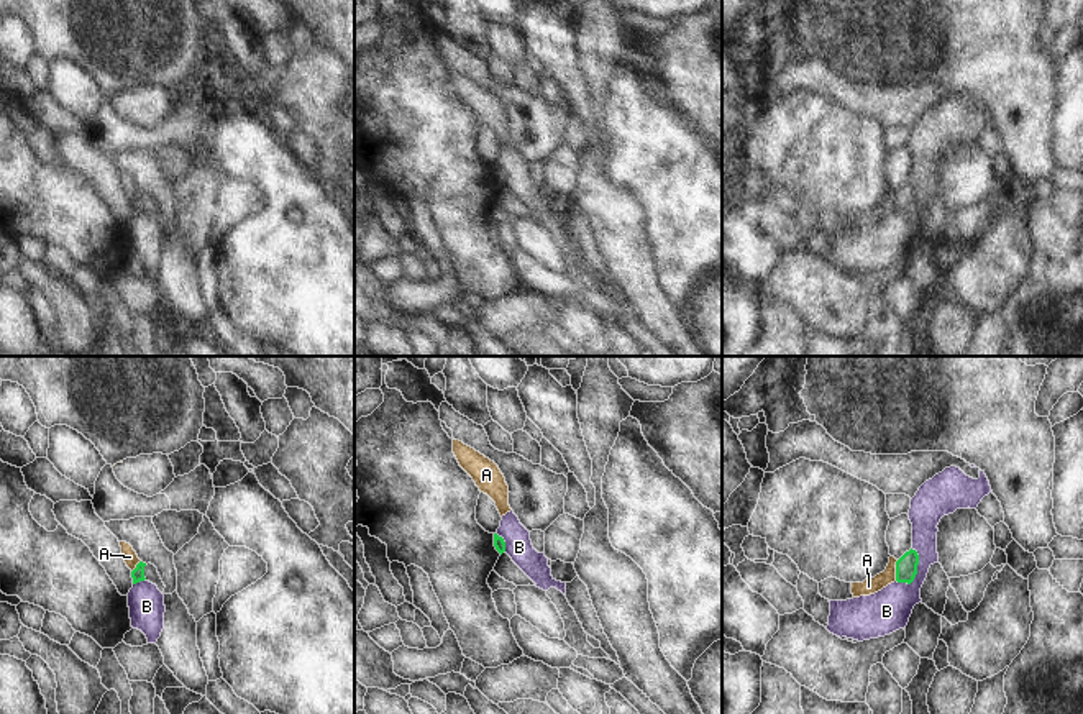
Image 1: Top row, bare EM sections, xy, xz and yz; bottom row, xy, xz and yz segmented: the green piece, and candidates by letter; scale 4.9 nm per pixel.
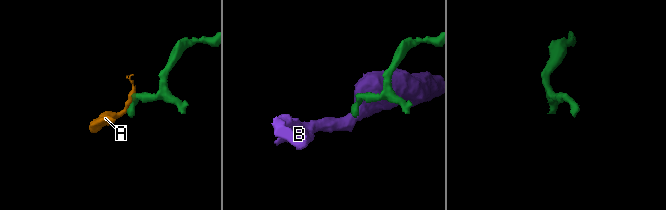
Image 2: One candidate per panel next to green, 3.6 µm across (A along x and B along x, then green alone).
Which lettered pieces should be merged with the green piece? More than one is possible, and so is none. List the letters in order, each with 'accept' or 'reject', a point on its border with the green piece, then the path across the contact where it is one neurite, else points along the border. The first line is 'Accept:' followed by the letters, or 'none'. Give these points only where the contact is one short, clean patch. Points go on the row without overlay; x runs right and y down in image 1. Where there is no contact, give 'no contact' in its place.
Accept: none
A: reject; meets green in yz at (896, 202); border along yz (898, 192), (895, 212)
B: reject; meets green in yz at (916, 204); border along yz (914, 181), (918, 205), (909, 215), (898, 215)

